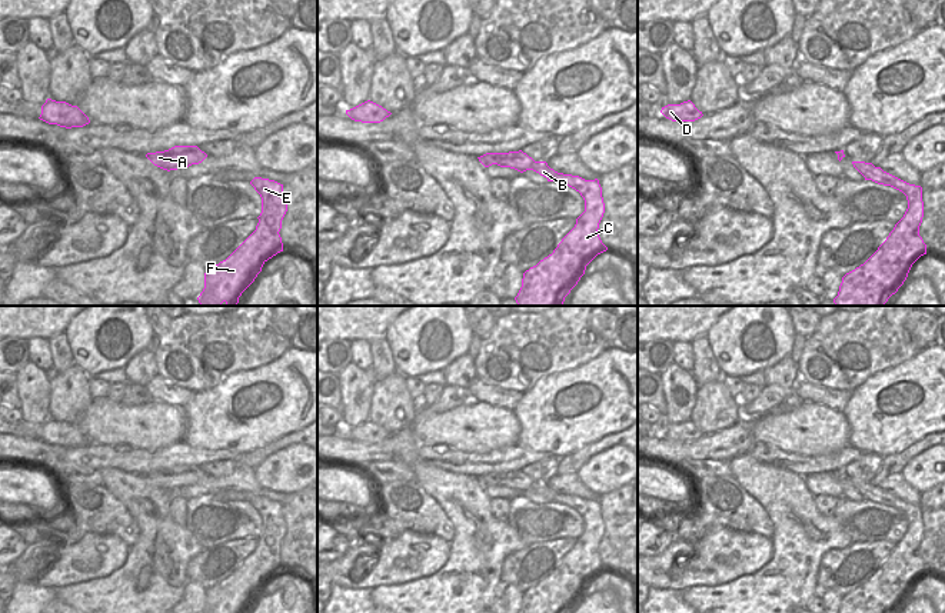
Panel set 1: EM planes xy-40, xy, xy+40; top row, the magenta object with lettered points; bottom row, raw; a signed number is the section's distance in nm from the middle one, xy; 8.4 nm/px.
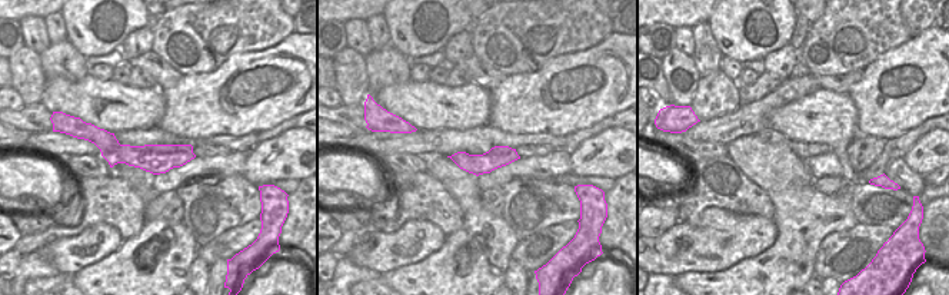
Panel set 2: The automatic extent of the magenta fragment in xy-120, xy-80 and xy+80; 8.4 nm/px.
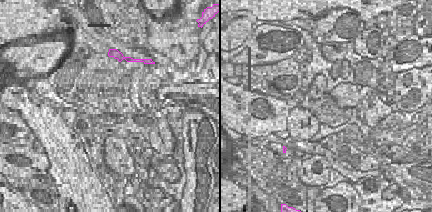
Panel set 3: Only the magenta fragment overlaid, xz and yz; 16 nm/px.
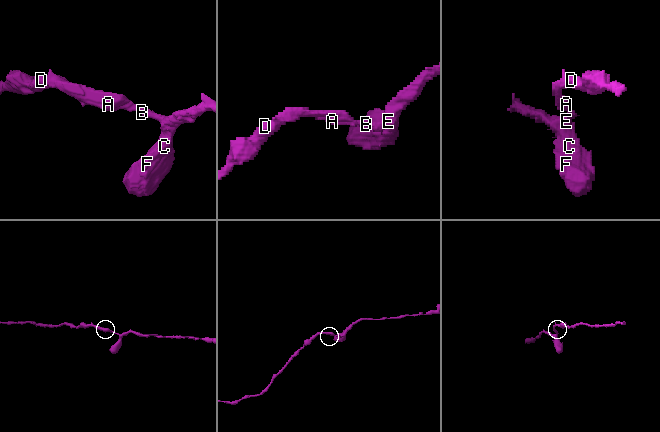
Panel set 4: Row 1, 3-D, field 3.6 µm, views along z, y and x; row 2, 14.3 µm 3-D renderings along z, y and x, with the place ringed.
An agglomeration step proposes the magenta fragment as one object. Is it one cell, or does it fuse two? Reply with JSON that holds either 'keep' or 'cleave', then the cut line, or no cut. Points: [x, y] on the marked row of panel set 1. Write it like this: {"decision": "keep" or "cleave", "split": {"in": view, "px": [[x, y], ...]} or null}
{"decision": "keep", "split": null}

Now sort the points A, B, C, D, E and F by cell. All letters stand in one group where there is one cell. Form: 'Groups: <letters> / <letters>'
Groups: A B C D E F

